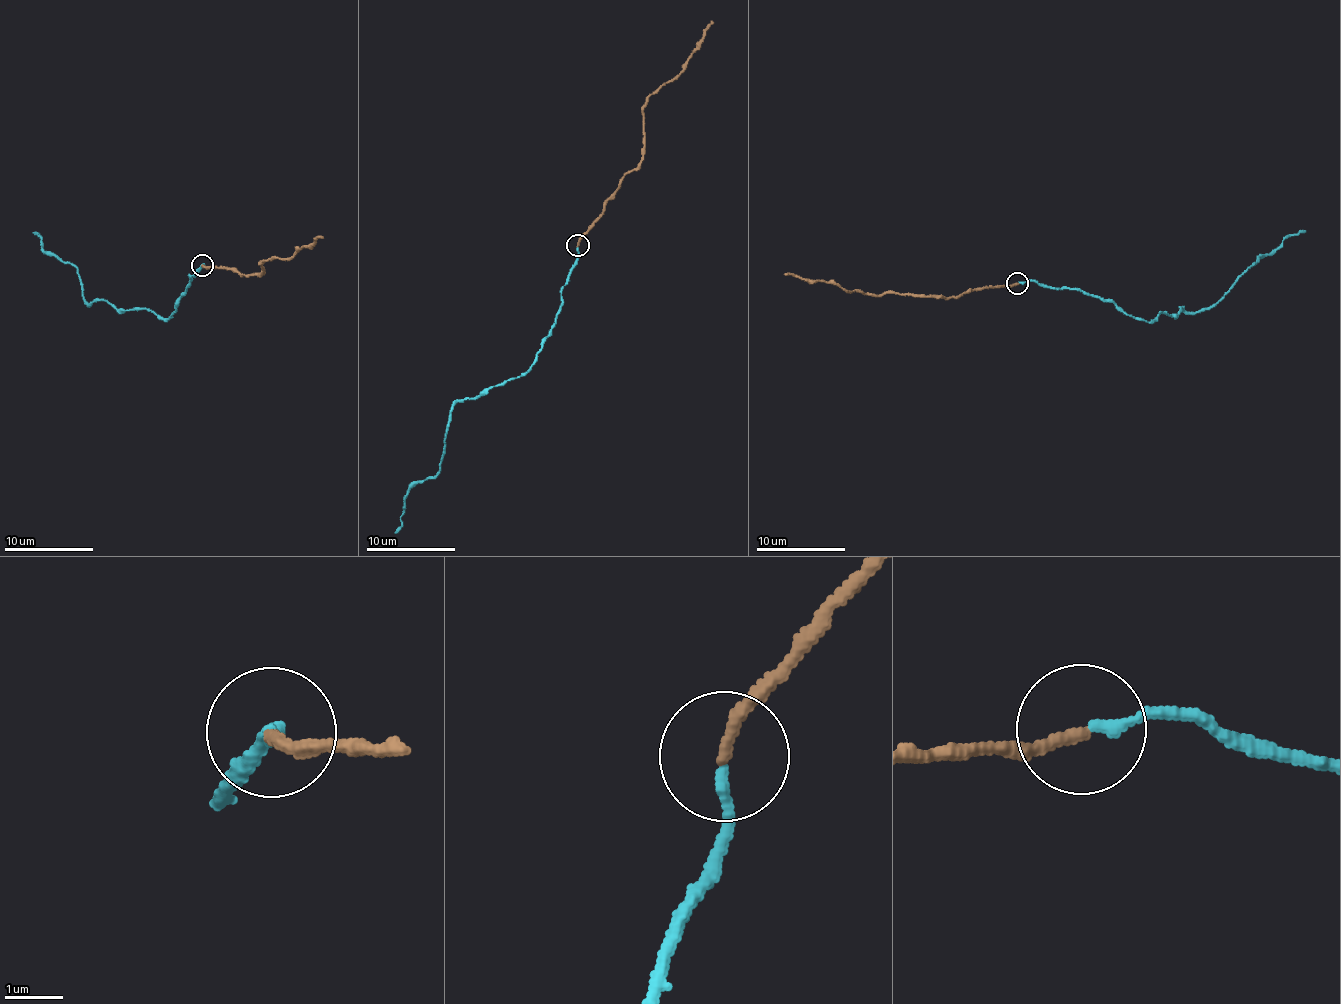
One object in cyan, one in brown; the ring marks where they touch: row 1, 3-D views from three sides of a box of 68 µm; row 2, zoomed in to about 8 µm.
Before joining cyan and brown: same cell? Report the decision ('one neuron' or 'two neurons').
one neuron

